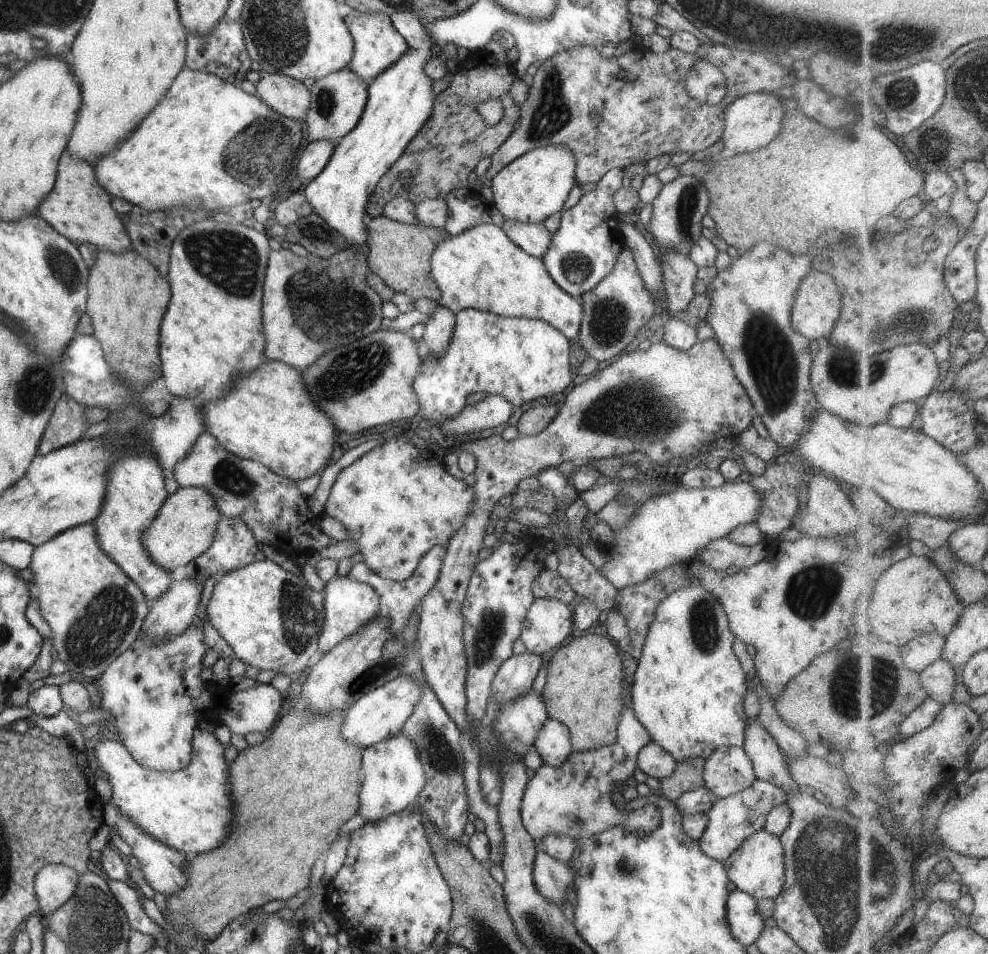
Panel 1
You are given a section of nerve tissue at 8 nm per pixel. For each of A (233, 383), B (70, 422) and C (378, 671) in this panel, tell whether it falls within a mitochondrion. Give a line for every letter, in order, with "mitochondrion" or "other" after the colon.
A: other
B: mitochondrion
C: mitochondrion

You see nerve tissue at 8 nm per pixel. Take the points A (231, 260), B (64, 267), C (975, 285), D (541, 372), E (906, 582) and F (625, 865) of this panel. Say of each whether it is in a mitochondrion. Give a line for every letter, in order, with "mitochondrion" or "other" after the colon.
A: mitochondrion
B: mitochondrion
C: other
D: other
E: other
F: mitochondrion

